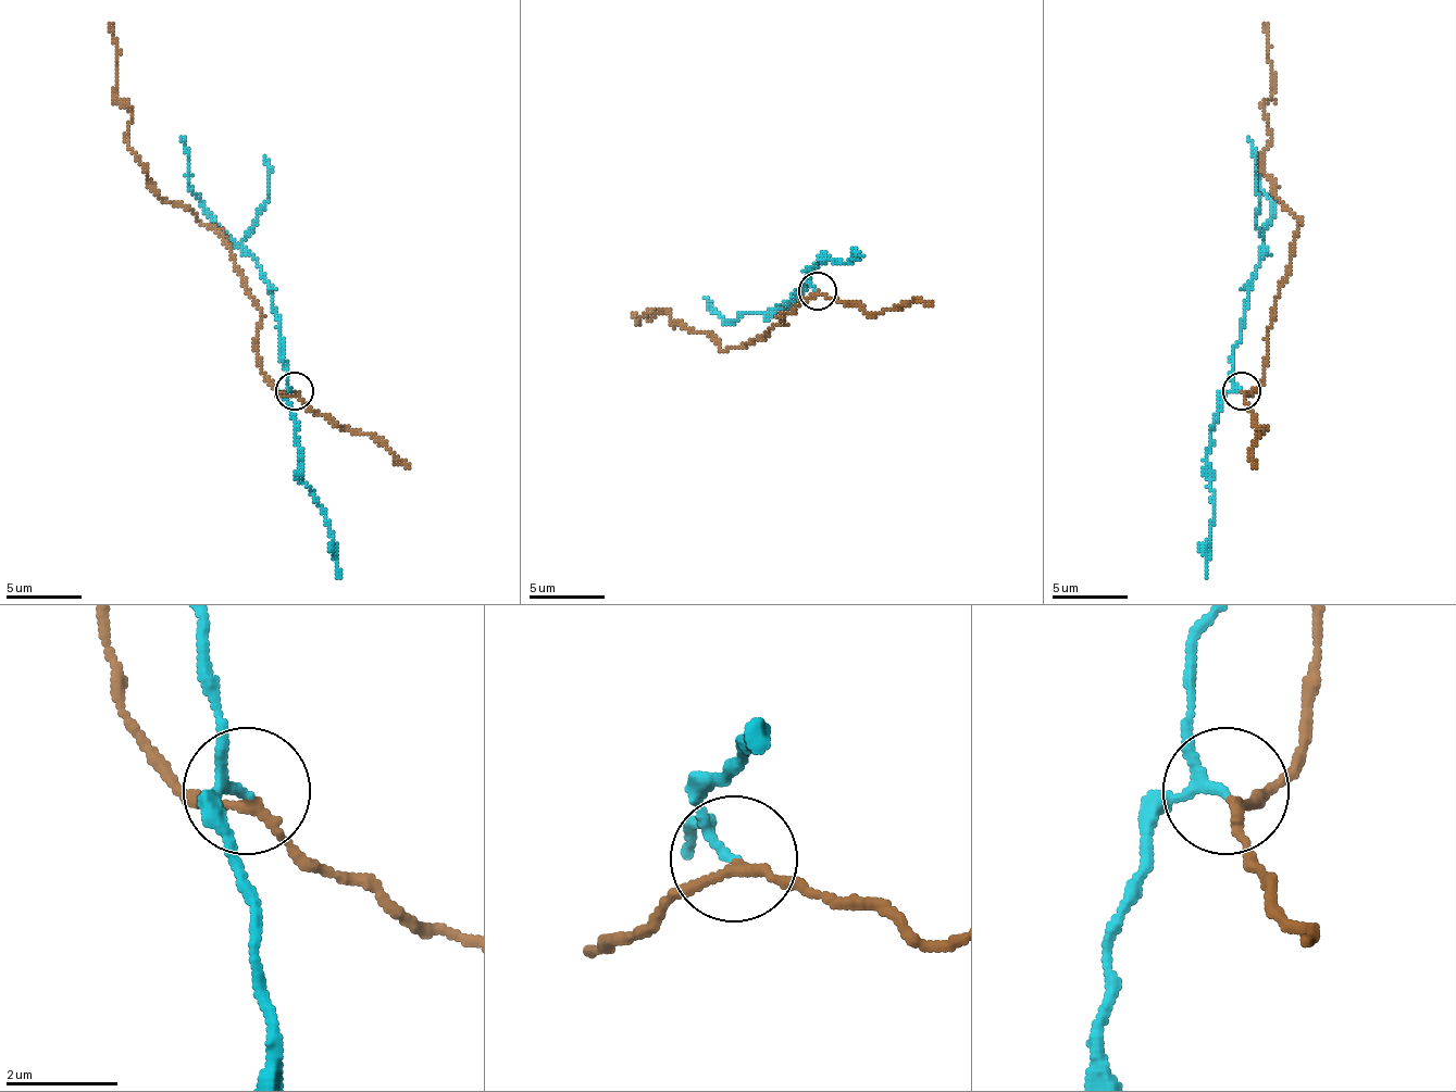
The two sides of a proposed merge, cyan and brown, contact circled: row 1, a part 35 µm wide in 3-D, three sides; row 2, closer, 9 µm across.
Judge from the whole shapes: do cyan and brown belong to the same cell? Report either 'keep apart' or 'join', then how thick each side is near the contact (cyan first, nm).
keep apart; 150 nm thick on the cyan side, 170 nm on the other

